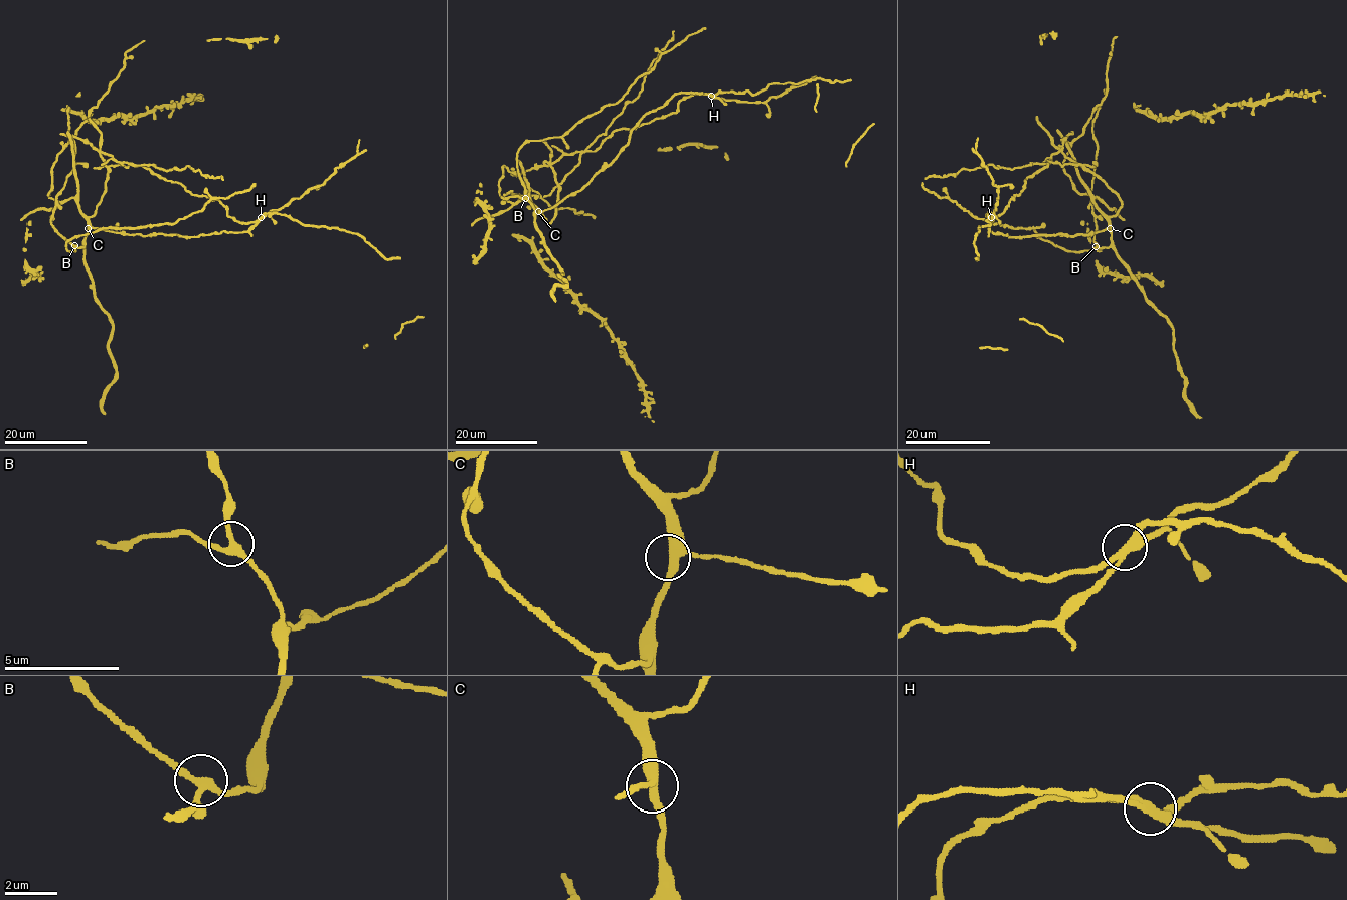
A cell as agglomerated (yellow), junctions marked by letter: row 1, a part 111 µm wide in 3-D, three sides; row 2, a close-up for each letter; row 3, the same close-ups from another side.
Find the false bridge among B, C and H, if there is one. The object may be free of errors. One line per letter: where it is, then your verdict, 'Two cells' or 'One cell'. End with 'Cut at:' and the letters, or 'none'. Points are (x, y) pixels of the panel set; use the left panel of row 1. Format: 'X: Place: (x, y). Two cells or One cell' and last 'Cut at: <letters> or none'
B: Place: (74, 245). One cell
C: Place: (88, 228). One cell
H: Place: (261, 217). Two cells
Cut at: H

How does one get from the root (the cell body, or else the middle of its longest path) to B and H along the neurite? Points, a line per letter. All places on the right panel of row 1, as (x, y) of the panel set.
B: (1106, 229), (1110, 228), (1111, 245), (1096, 246)
H: (1106, 229), (1089, 234), (1008, 236), (988, 232), (991, 217)

